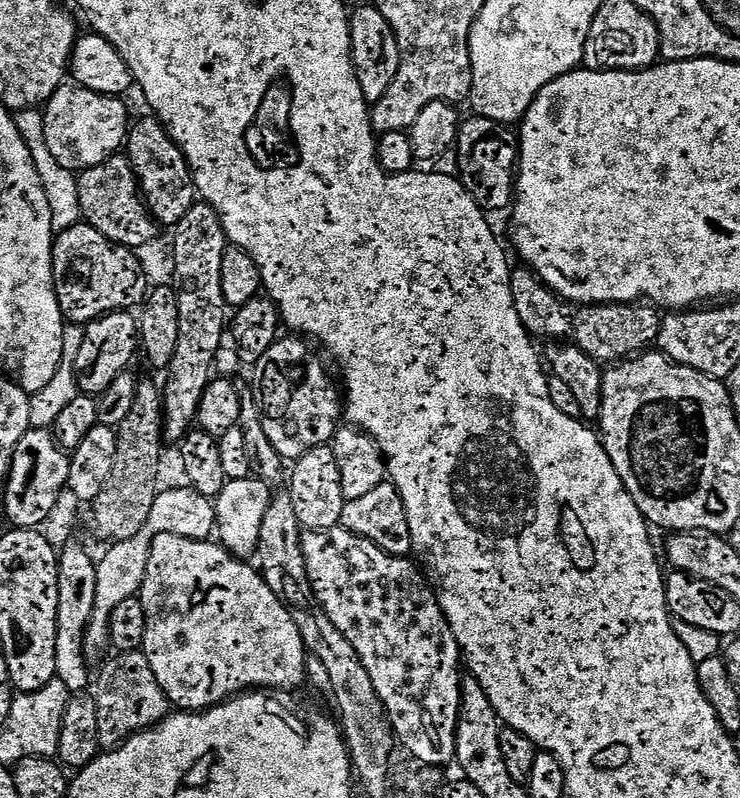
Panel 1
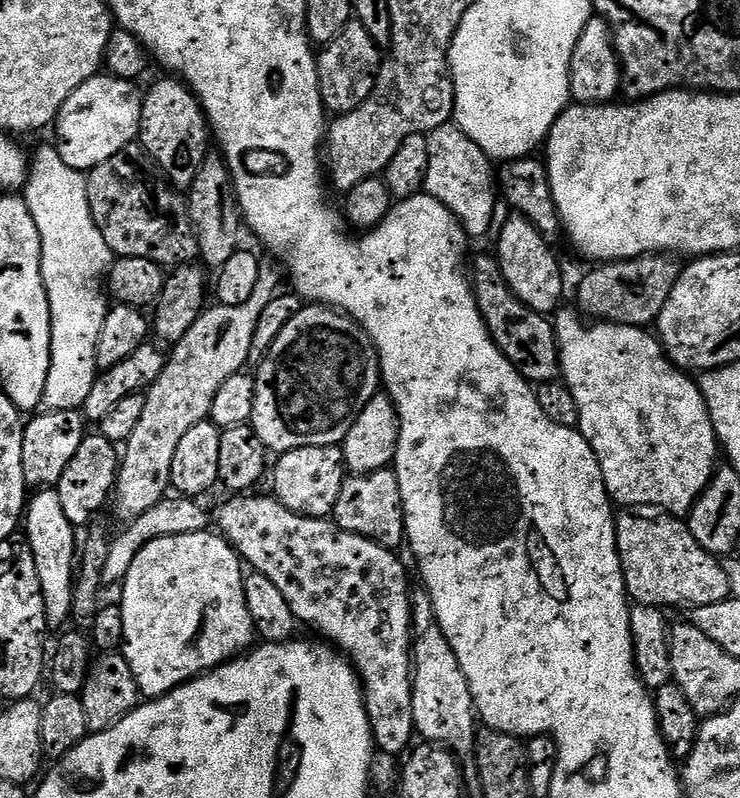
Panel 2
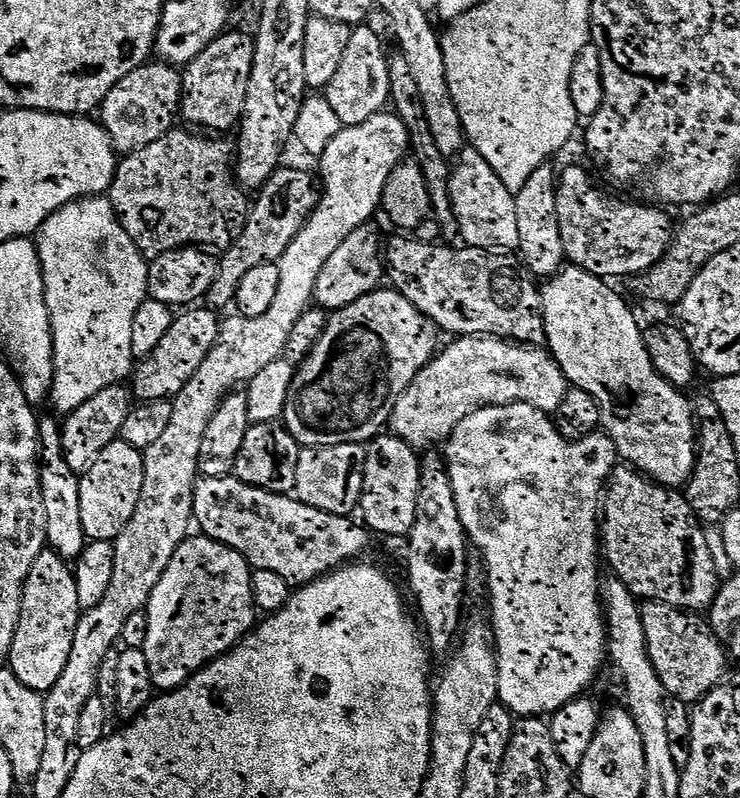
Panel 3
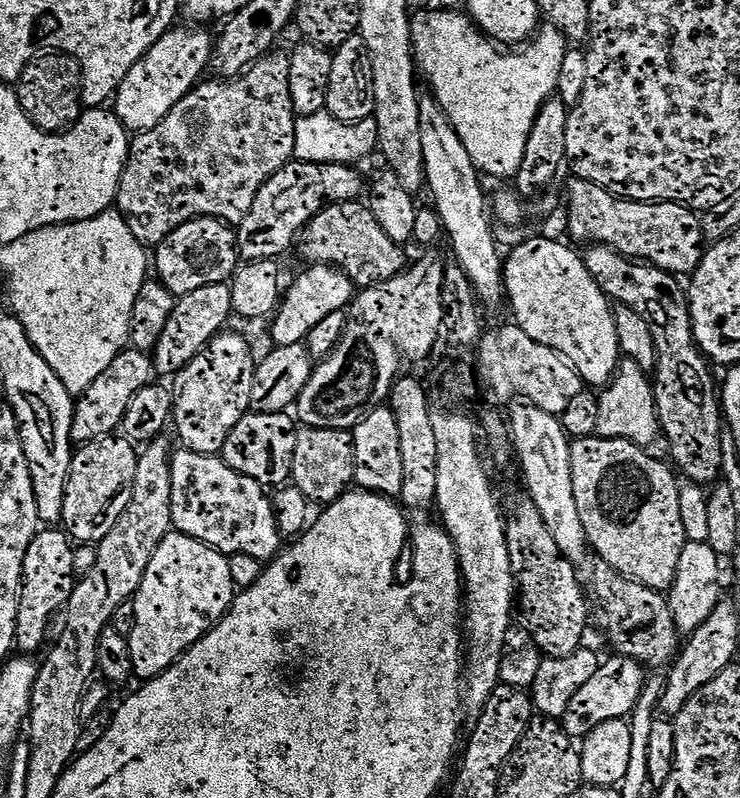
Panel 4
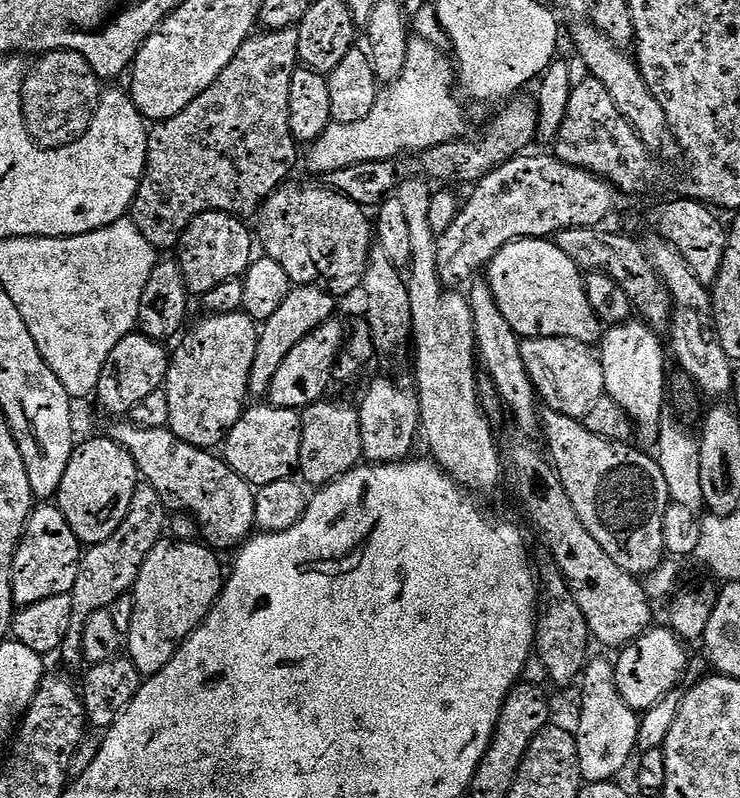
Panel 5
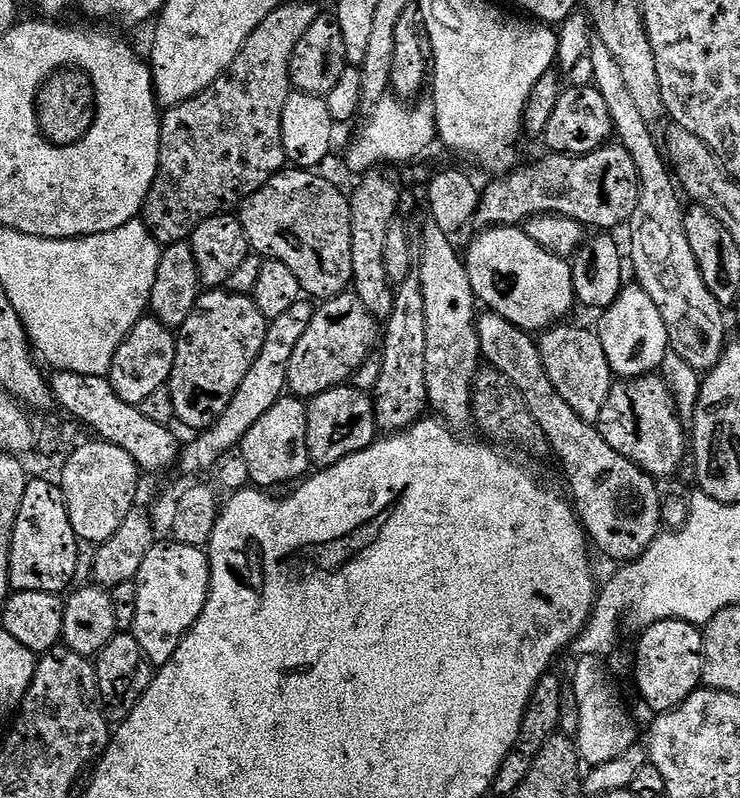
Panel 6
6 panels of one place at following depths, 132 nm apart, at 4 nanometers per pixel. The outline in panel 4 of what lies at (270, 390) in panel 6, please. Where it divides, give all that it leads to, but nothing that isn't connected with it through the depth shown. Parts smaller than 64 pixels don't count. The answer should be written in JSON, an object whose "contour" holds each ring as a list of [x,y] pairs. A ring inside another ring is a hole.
{"contour":[[[314,264],[308,267],[296,281],[283,293],[272,322],[272,344],[275,347],[294,346],[304,344],[308,339],[310,330],[327,318],[329,314],[344,312],[354,299],[354,285],[351,278],[341,272],[340,269],[332,268],[326,264]]]}

